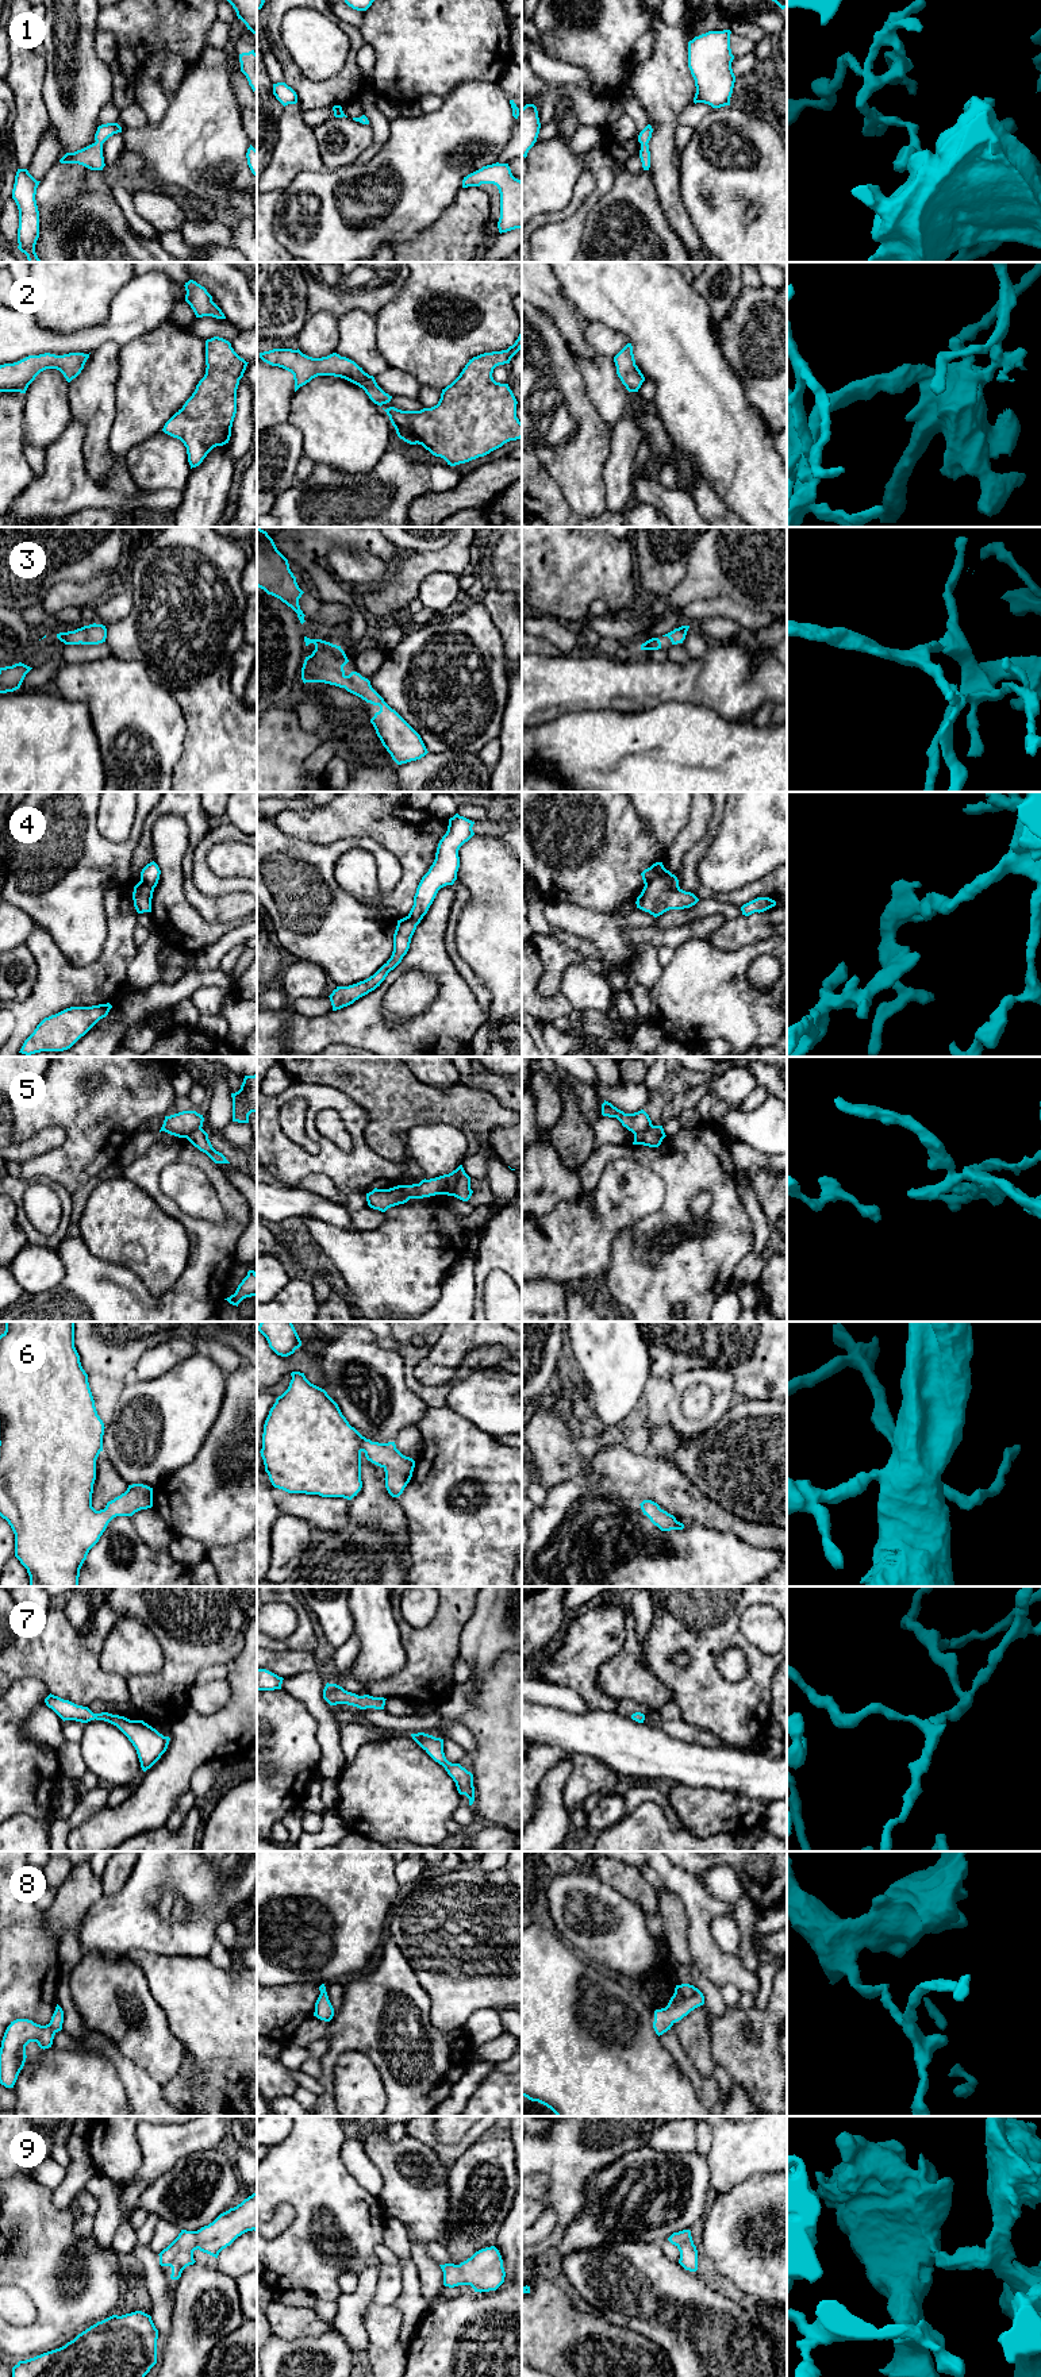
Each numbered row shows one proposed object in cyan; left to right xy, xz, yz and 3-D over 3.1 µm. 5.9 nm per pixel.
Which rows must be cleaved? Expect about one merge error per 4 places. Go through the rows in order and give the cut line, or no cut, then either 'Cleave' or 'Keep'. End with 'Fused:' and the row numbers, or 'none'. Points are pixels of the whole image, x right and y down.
1: No split. Keep
2: No split. Keep
3: No split. Keep
4: Split along yz (665, 869), (645, 884). Cleave
5: Split along xz (464, 1172), (457, 1179), (452, 1195). Cleave
6: No split. Keep
7: No split. Keep
8: No split. Keep
9: No split. Keep
Fused: 4, 5

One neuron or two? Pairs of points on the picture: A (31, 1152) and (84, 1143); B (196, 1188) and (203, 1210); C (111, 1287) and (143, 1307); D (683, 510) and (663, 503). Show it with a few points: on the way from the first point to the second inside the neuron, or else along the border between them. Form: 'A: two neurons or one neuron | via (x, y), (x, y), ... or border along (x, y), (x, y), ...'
A: two neurons | border along (66, 1133), (60, 1126), (47, 1126), (30, 1138)
B: one neuron | via (196, 1193), (203, 1204)
C: one neuron | via (119, 1295), (131, 1307), (135, 1307)
D: one neuron | via (678, 507), (673, 503), (668, 503)

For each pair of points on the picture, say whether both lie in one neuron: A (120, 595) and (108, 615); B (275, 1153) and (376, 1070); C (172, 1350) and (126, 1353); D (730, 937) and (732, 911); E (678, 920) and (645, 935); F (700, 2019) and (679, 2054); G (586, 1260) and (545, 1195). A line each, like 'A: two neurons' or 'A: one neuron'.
A: one neuron
B: two neurons
C: two neurons
D: two neurons
E: two neurons
F: two neurons
G: two neurons

